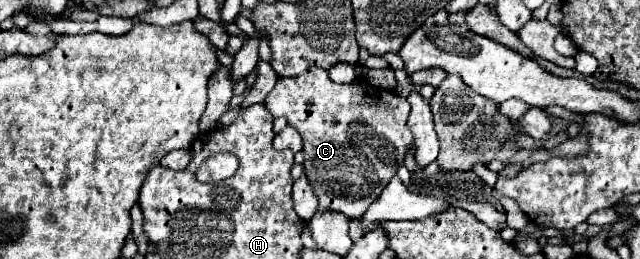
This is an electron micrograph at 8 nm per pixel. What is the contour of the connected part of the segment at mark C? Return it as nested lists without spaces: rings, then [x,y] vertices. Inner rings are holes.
[[[313,68],[299,76],[279,78],[263,104],[273,116],[285,116],[289,126],[293,126],[303,136],[303,168],[307,180],[311,180],[311,188],[315,188],[319,210],[339,212],[349,220],[363,216],[371,200],[375,200],[375,196],[379,196],[379,192],[383,192],[383,188],[395,176],[407,148],[413,144],[413,136],[407,128],[409,106],[403,96],[395,94],[393,90],[377,88],[367,80],[335,84],[329,80],[327,70],[323,68]]]

